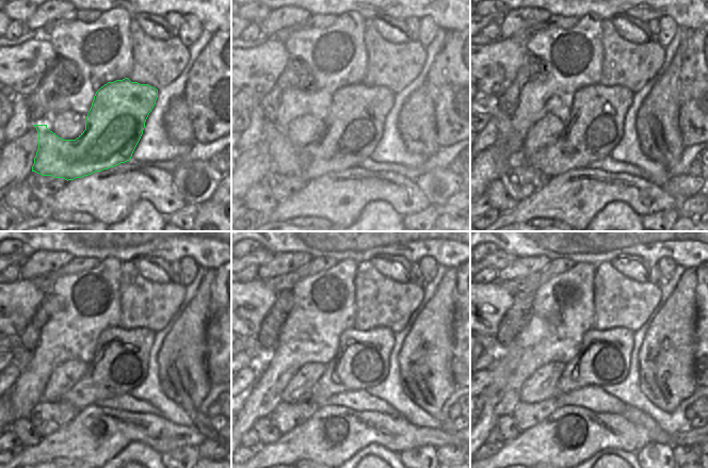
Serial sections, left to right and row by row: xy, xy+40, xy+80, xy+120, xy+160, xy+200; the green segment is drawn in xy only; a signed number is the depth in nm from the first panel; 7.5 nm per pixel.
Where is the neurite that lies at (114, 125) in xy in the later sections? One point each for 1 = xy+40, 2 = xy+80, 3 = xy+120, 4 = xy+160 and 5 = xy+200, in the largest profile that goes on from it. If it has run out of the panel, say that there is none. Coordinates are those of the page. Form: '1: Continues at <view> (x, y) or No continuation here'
1: Continues at xy+40 (354, 126)
2: Continues at xy+80 (595, 125)
3: Continues at xy+120 (119, 364)
4: Continues at xy+160 (361, 360)
5: Continues at xy+200 (604, 357)

